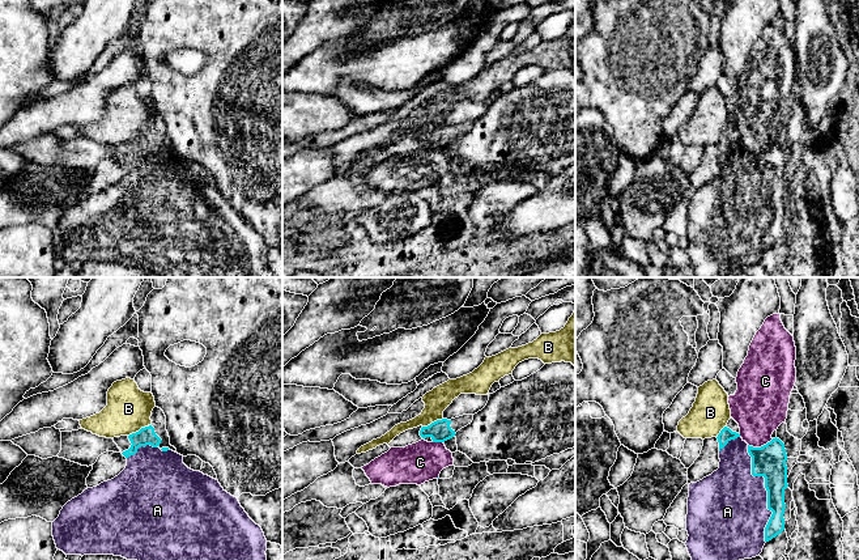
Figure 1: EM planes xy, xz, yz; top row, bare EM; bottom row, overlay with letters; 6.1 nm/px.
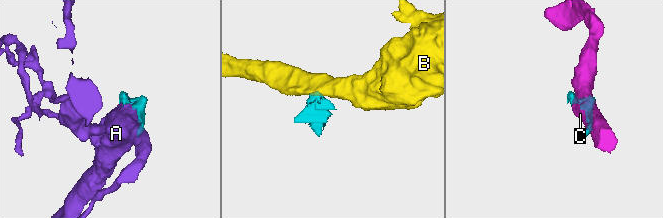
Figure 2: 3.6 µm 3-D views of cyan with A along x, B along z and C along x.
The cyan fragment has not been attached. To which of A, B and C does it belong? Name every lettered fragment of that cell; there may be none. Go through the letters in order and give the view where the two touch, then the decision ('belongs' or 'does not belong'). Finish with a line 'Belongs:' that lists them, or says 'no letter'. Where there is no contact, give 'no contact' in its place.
A: yz | belongs
B: xz | does not belong
C: yz | does not belong
Belongs: A

